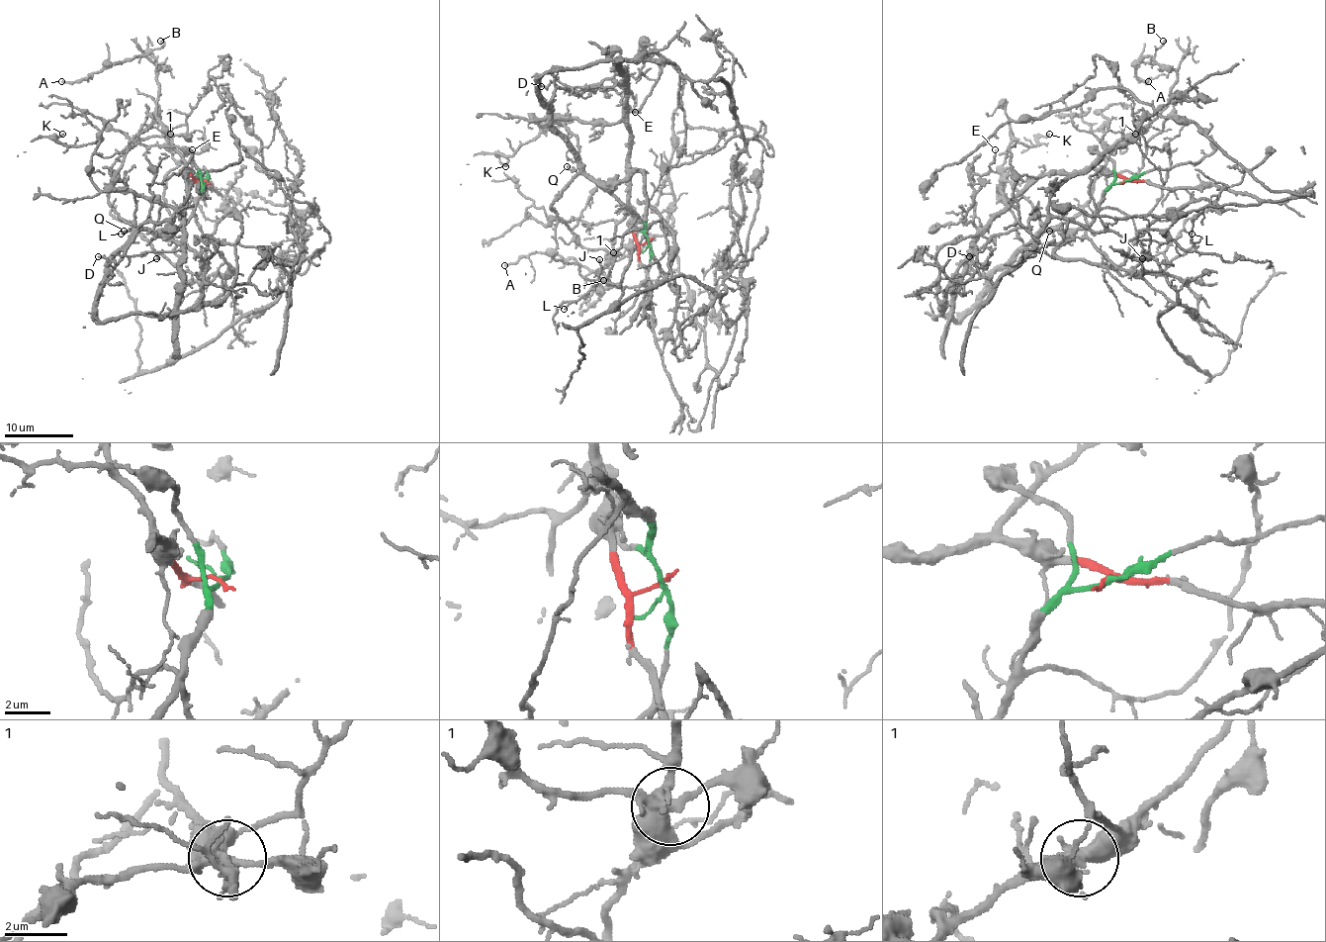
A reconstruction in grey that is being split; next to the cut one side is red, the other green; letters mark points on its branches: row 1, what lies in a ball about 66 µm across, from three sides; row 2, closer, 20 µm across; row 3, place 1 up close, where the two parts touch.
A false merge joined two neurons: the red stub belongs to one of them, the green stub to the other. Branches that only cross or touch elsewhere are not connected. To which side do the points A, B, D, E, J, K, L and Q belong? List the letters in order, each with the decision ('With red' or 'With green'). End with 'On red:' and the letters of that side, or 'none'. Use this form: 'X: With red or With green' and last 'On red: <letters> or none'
A: With red
B: With red
D: With green
E: With green
J: With green
K: With red
L: With green
Q: With green
On red: A, B, K

